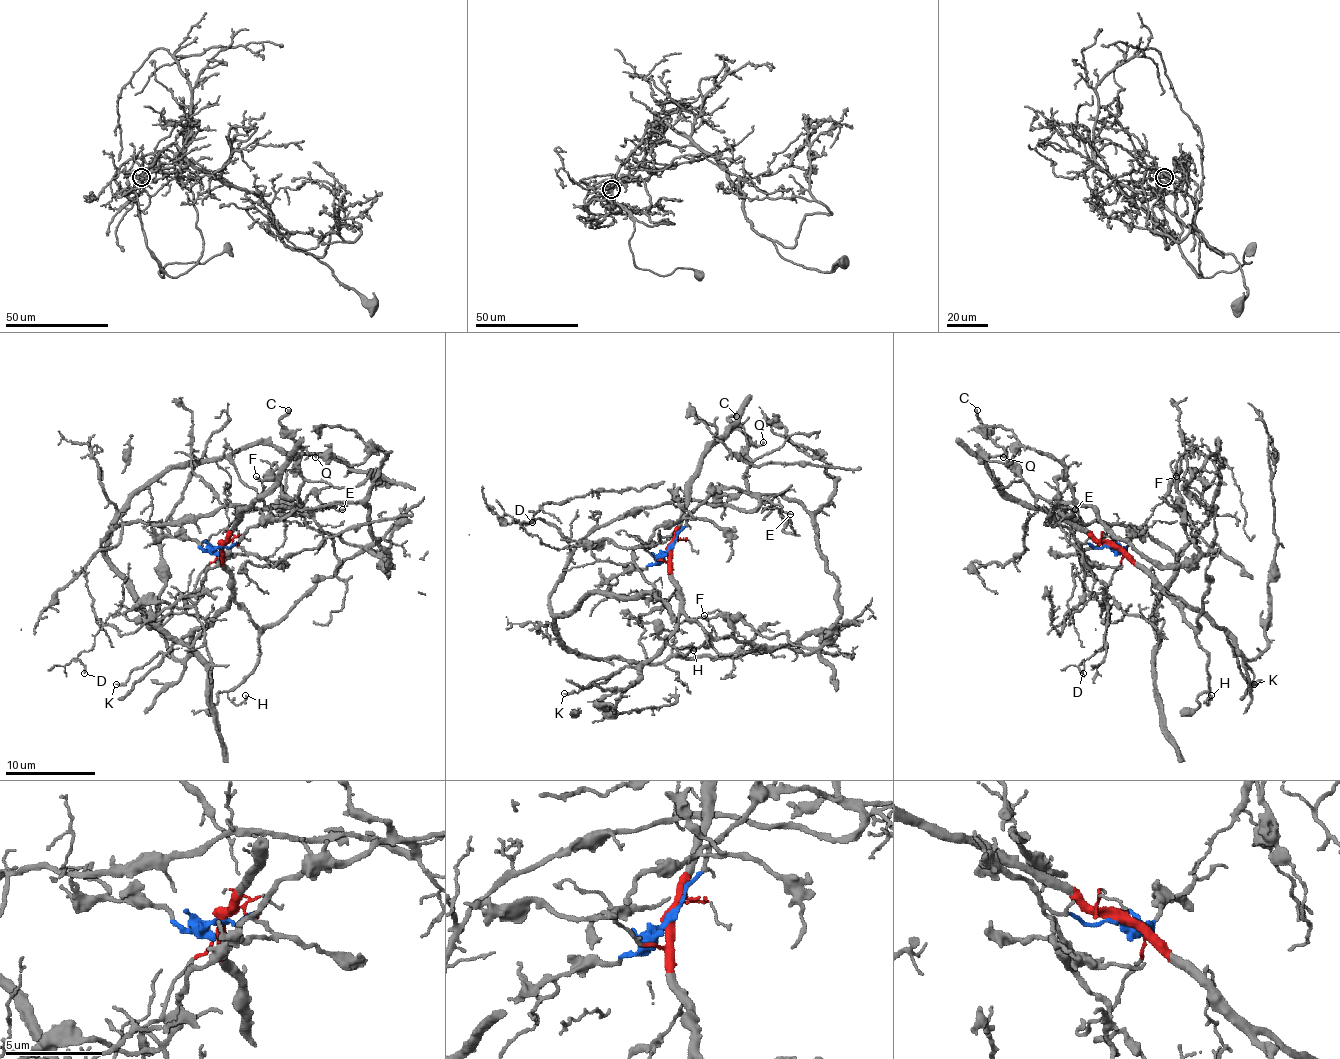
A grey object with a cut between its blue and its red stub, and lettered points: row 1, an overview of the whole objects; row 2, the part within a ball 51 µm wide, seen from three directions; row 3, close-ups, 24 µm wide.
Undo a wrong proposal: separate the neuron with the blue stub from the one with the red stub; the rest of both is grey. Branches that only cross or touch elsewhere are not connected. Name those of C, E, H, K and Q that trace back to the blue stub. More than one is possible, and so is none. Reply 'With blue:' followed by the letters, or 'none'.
With blue: C, E, Q

